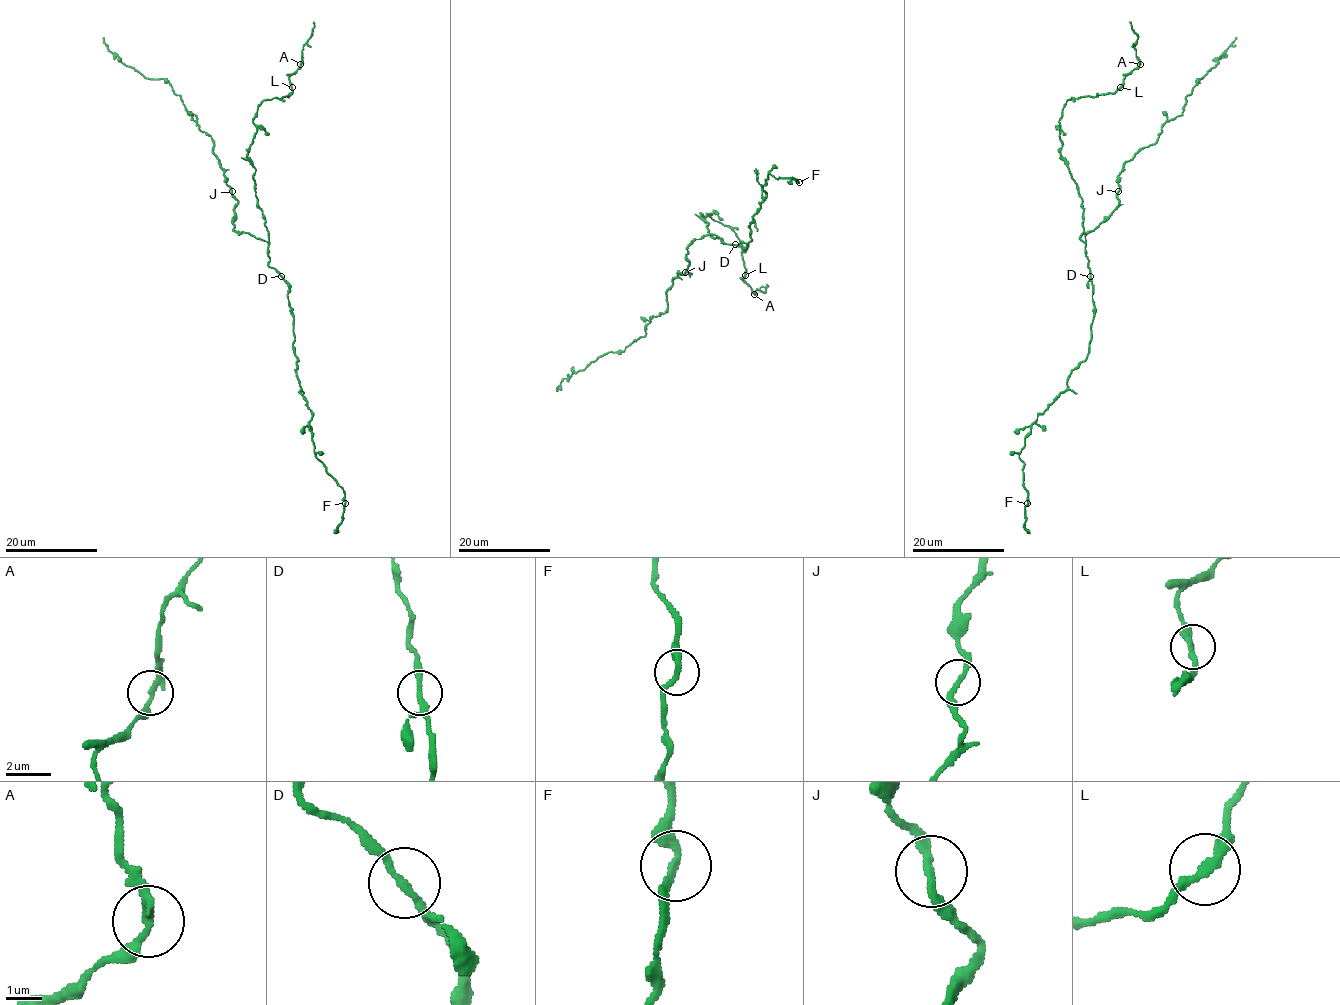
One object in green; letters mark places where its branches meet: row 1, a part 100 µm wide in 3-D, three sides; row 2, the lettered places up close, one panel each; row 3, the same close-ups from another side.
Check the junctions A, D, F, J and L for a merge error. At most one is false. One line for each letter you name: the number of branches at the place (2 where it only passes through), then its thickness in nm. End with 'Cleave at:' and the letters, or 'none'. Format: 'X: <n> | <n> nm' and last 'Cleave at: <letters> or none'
A: 2 | 240 nm
Cleave at: A

